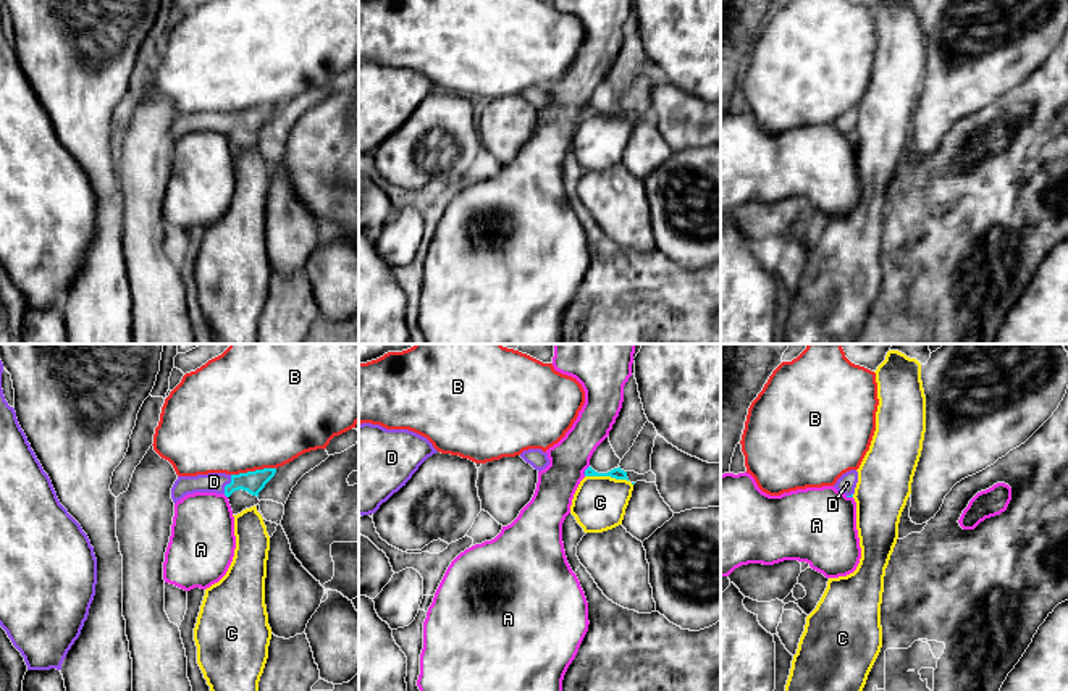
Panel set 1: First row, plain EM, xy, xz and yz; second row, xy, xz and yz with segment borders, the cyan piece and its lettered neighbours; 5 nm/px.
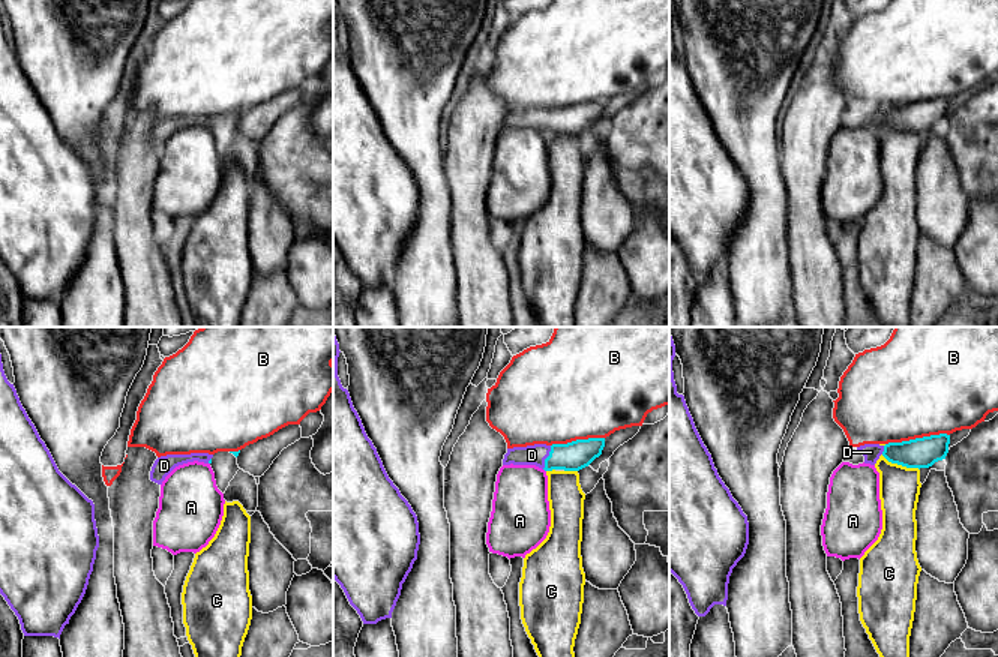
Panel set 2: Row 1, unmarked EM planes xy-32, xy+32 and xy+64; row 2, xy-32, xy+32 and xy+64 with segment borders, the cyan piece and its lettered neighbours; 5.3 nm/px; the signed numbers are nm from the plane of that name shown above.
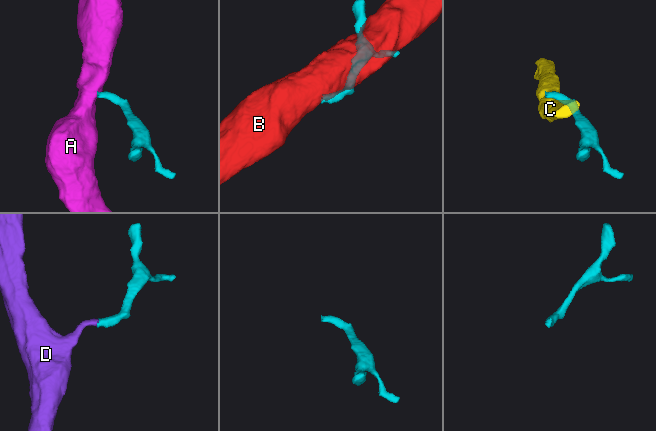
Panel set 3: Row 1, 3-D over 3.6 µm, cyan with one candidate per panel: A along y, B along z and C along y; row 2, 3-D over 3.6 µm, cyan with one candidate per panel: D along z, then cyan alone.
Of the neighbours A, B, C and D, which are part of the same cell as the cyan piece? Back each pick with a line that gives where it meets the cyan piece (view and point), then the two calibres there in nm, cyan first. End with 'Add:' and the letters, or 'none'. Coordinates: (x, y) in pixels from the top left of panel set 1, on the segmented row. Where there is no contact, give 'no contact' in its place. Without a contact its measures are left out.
D: xy (227, 485) | 110/100 nm
Add: D

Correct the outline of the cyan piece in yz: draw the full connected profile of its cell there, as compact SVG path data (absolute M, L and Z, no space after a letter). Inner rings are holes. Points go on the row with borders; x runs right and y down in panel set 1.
M850 470L850 471L843 473L837 480L837 483L834 484L834 488L839 492L845 494L847 497L853 497L856 483L858 483L858 471L856 470Z

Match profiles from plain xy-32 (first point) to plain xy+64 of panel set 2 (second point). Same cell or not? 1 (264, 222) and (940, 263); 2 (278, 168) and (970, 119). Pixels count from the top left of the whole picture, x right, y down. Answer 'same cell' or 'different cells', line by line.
1: different cells
2: same cell

